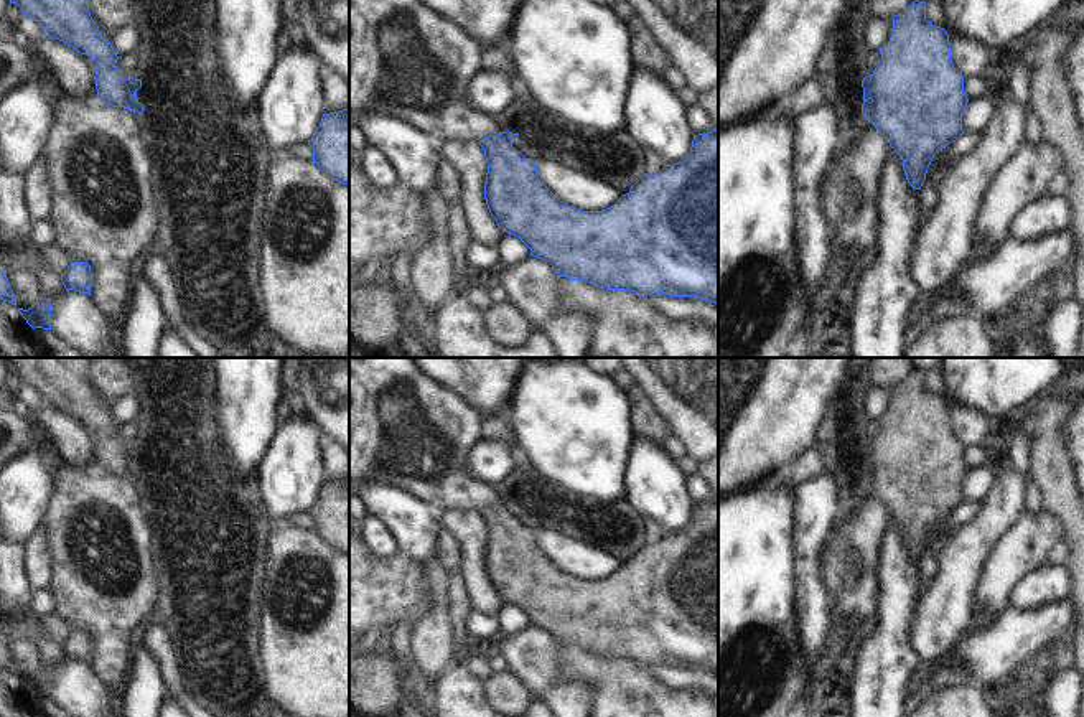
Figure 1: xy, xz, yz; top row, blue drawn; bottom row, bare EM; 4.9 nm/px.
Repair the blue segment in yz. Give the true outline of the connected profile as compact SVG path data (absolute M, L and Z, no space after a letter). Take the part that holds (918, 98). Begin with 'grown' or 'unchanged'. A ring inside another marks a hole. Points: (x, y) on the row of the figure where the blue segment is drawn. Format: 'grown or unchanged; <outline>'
unchanged; M914 0L891 18L891 38L880 48L881 61L862 81L862 114L903 160L908 183L921 190L934 155L964 134L962 112L969 99L964 76L951 59L949 35L926 20L926 3Z

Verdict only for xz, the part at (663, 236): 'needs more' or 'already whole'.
already whole

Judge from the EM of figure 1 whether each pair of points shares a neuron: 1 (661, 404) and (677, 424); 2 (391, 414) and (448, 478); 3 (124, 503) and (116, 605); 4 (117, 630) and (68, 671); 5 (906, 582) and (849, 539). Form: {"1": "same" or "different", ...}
{"1": "same", "2": "same", "3": "same", "4": "different", "5": "different"}

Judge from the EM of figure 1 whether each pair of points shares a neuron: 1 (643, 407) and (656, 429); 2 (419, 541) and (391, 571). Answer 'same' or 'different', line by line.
1: same
2: different

